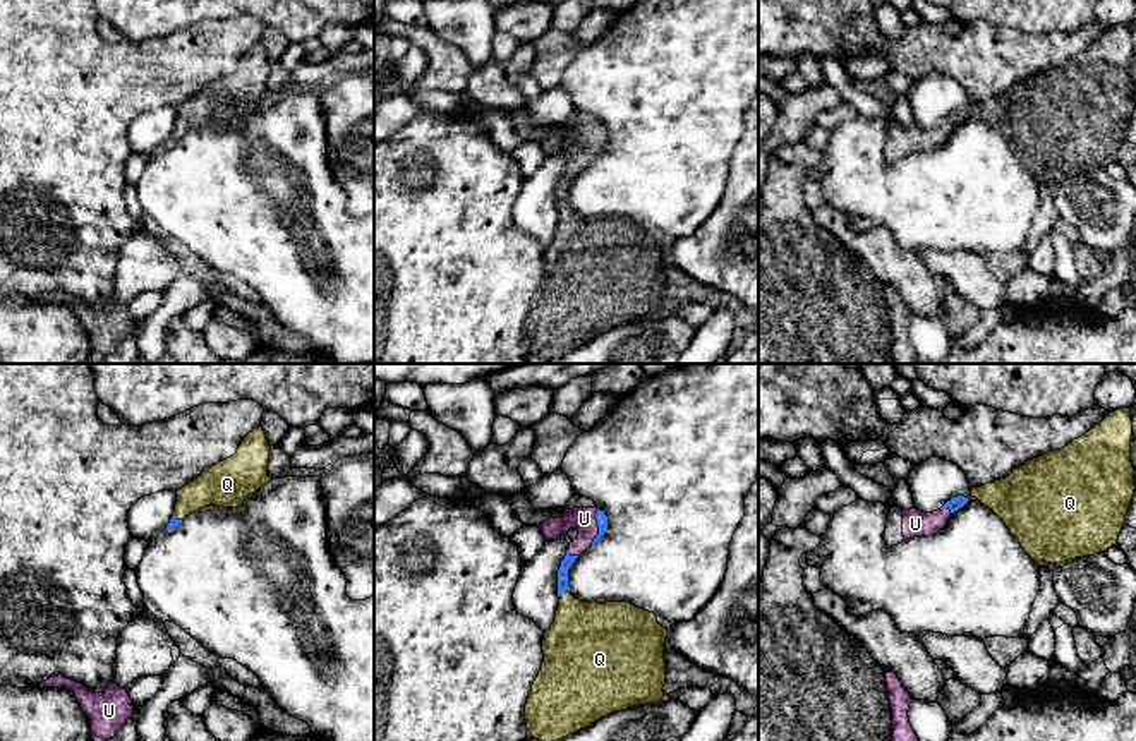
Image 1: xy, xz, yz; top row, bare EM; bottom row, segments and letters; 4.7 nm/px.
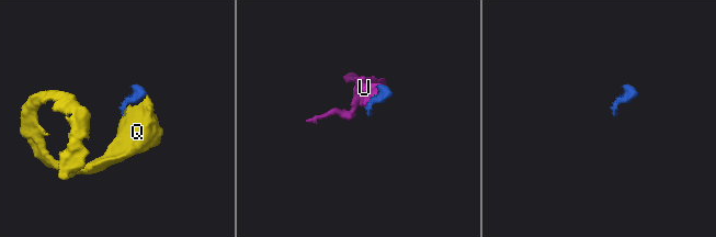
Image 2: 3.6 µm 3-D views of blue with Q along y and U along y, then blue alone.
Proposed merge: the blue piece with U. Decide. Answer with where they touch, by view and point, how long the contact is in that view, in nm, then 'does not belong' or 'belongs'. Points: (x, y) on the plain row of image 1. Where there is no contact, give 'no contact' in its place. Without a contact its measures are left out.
contact xz (598, 141); length 170 nm; belongs

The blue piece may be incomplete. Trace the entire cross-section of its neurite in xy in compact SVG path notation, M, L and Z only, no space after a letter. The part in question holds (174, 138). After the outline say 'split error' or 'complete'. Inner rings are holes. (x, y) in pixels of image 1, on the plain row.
M261 41L249 48L233 72L218 77L177 106L175 129L166 146L178 142L185 132L204 122L239 124L247 111L271 96L269 65Z | split error

